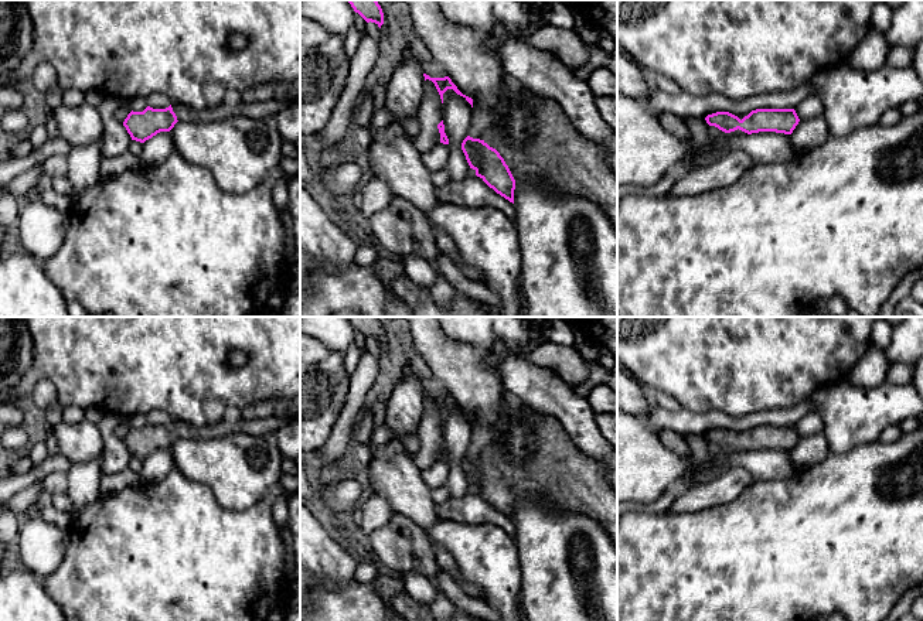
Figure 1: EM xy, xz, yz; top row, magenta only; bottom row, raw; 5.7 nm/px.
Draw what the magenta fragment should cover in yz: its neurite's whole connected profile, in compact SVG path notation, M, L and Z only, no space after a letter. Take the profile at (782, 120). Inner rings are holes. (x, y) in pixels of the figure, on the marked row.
M756 109L742 120L729 112L716 112L708 115L705 120L725 133L739 129L747 134L759 132L791 134L800 122L794 109Z

